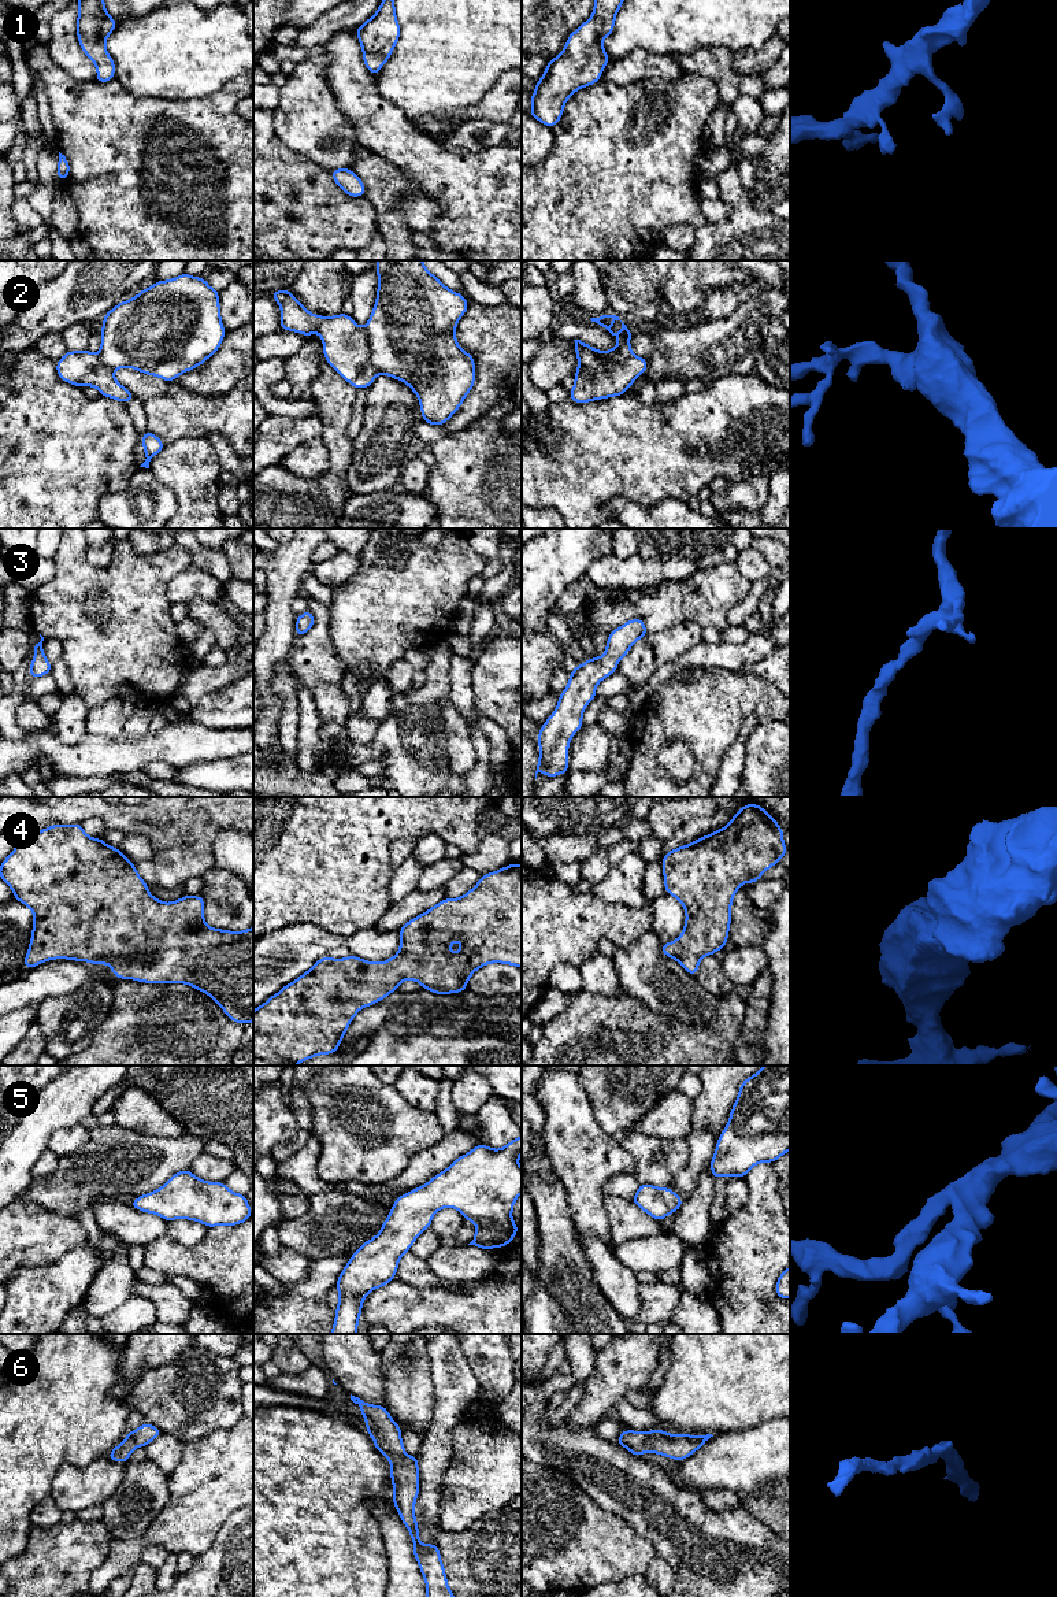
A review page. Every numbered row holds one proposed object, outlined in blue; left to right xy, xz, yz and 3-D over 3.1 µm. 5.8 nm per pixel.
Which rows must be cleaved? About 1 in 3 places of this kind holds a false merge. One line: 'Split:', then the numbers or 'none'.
Split: 2

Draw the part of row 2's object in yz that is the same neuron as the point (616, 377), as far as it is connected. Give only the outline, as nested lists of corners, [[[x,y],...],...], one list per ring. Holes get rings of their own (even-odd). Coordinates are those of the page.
[[[631,356],[617,362],[613,357],[605,362],[605,368],[597,373],[575,374],[575,385],[568,397],[576,404],[593,400],[623,396],[633,382],[648,368],[648,359]]]

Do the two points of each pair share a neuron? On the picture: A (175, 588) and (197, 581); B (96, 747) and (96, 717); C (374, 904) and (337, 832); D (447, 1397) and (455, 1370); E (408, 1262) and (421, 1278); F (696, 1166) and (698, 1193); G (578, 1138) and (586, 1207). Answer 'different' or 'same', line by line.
A: same
B: different
C: same
D: same
E: same
F: different
G: same

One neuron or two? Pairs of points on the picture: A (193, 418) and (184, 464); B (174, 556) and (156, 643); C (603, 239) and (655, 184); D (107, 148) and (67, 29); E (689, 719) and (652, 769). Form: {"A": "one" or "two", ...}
{"A": "two", "B": "one", "C": "one", "D": "two", "E": "one"}

